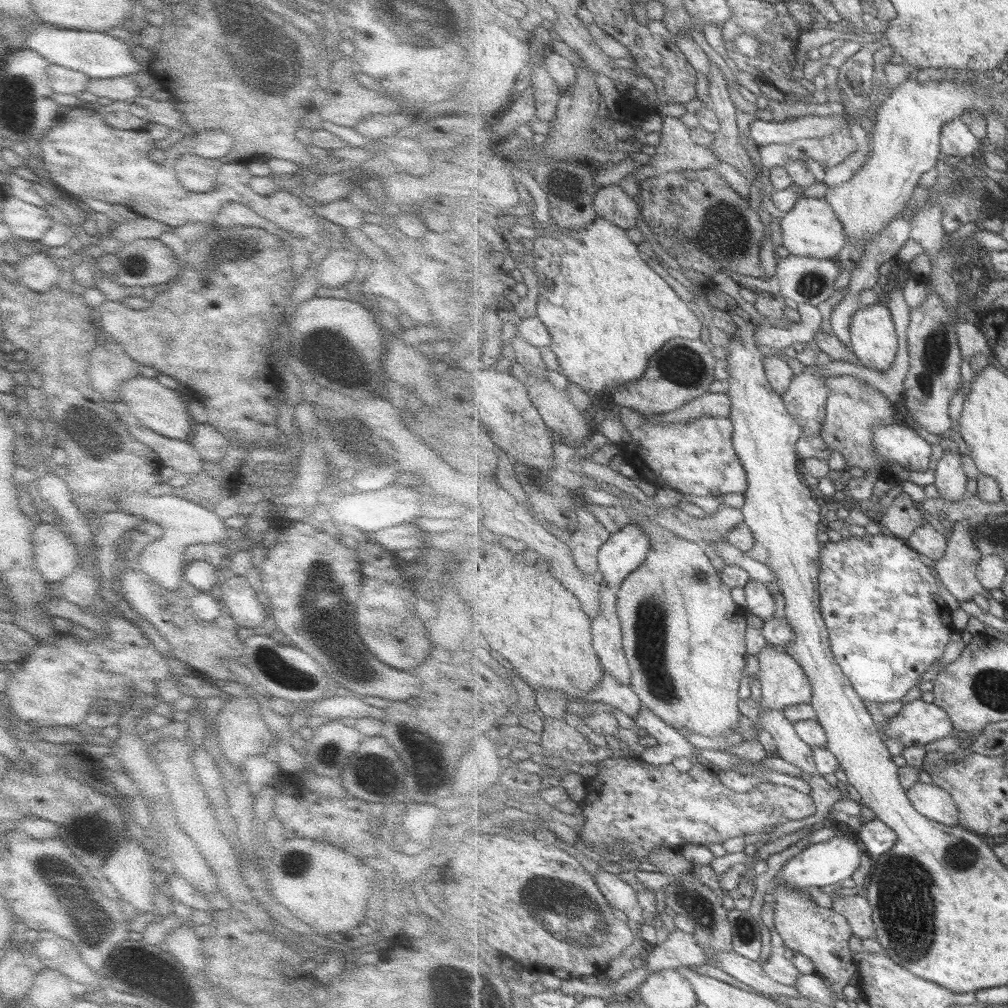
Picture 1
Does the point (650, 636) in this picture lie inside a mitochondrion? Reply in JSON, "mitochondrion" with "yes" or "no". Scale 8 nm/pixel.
{"mitochondrion":"yes"}

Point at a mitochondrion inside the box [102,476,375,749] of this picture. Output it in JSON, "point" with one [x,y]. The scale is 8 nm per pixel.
{"point":[322,589]}

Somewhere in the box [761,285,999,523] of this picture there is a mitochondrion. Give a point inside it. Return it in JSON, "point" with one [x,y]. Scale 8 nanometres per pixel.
{"point":[934,362]}

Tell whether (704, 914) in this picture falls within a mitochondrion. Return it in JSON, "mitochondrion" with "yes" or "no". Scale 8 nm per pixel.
{"mitochondrion":"yes"}

